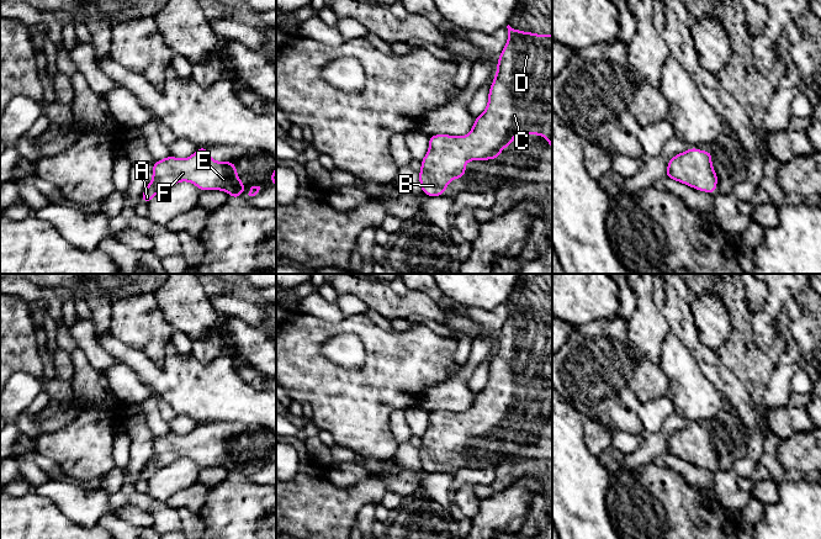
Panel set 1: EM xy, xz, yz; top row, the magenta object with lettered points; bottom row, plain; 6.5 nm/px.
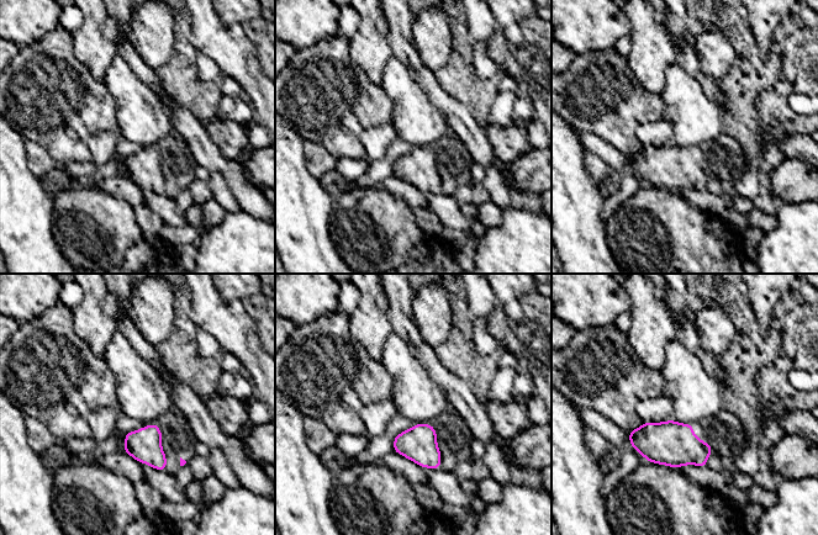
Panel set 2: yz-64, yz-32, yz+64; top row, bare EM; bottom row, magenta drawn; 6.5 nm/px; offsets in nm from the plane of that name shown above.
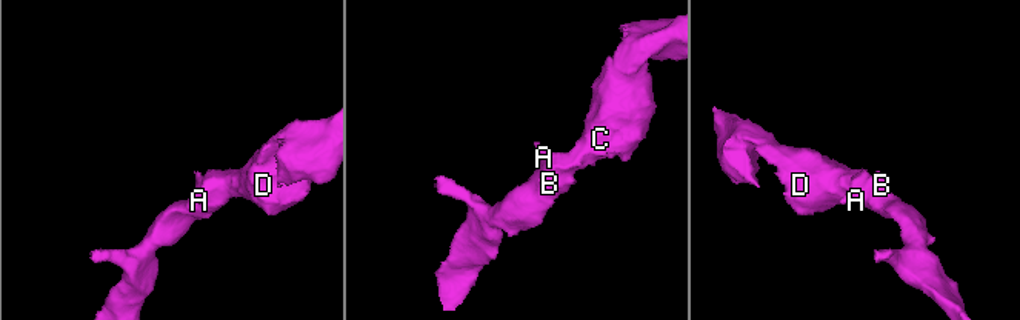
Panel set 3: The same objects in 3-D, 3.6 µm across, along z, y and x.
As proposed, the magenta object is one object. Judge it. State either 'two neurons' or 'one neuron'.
one neuron

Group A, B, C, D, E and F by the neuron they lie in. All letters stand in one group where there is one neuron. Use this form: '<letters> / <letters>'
A B C D E F

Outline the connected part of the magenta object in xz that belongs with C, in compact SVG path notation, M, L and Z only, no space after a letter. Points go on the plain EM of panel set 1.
M508 305L508 318L499 331L497 350L488 369L488 381L484 389L476 393L473 405L467 412L447 411L429 412L429 428L420 437L419 459L427 472L443 472L446 461L452 455L466 451L465 440L468 437L498 435L502 426L513 421L517 409L544 412L552 426L552 311L535 311Z

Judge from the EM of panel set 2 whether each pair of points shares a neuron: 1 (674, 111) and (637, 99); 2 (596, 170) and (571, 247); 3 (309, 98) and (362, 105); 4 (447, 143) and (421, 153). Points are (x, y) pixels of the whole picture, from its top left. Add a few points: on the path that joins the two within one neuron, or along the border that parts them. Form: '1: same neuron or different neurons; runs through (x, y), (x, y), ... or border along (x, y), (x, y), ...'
1: different neurons; border along (660, 96), (664, 102), (663, 118)
2: different neurons; border along (585, 153), (585, 170), (597, 186)
3: same neuron; runs through (322, 98), (348, 98)
4: same neuron; runs through (441, 149), (437, 153), (427, 153)

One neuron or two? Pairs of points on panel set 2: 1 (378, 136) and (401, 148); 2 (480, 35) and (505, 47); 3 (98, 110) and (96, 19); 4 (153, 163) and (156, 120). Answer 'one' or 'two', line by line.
1: two
2: one
3: two
4: two

